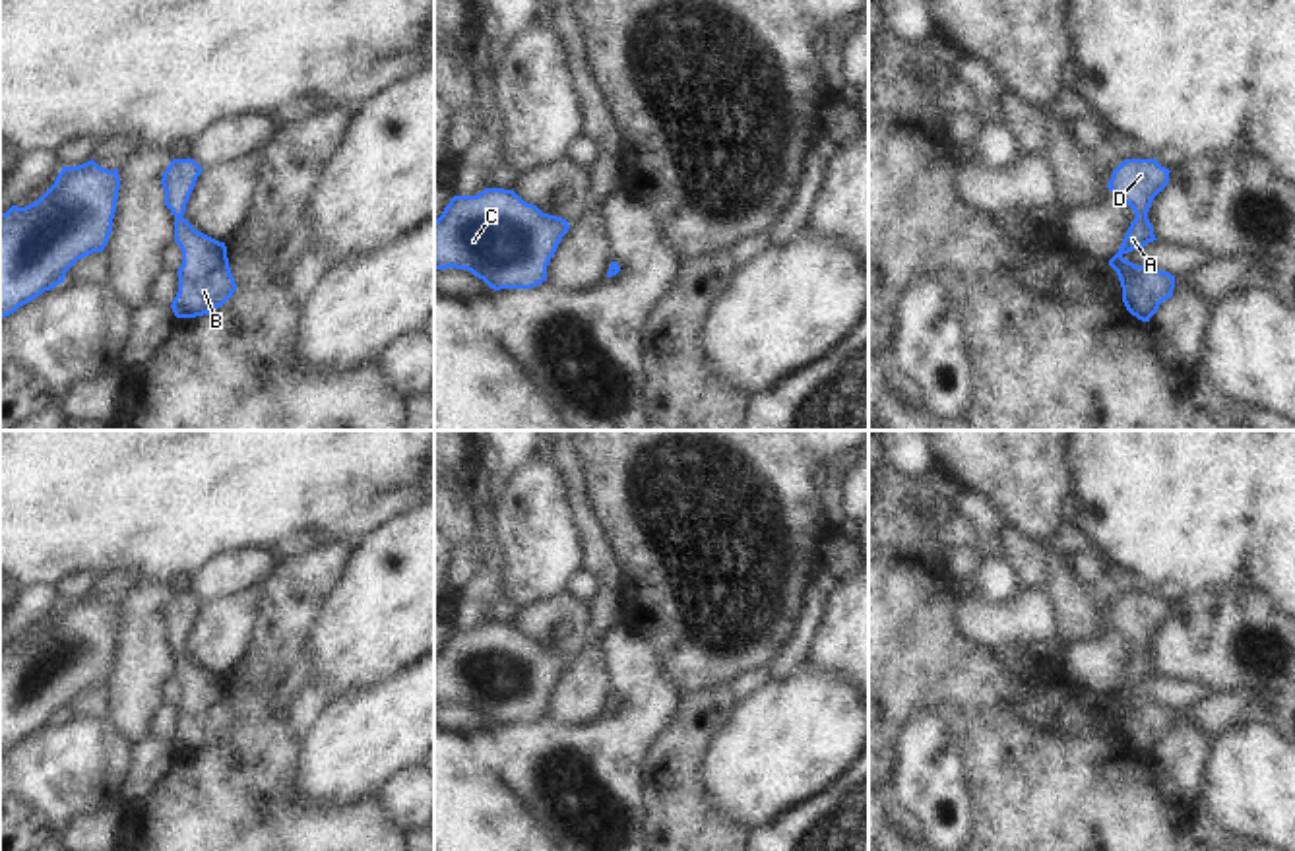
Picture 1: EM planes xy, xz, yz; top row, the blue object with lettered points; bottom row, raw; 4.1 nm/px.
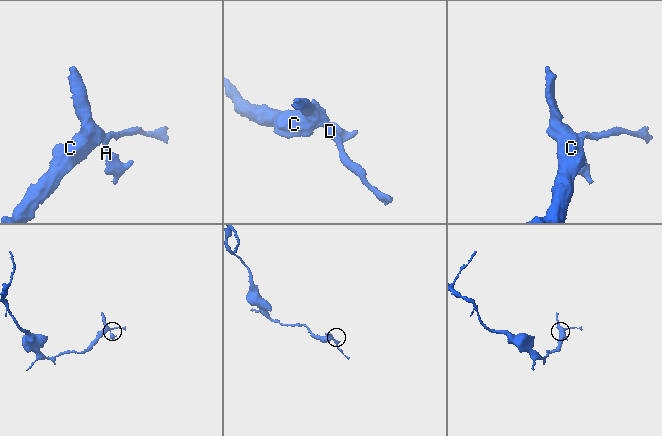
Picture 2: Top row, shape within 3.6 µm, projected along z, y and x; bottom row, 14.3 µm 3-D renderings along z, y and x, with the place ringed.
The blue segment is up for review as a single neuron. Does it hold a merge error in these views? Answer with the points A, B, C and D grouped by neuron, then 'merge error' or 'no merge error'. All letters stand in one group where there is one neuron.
A B C D | no merge error

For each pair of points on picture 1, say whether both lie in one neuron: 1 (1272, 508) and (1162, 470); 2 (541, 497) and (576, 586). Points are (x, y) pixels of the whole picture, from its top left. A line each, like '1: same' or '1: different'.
1: different
2: different

